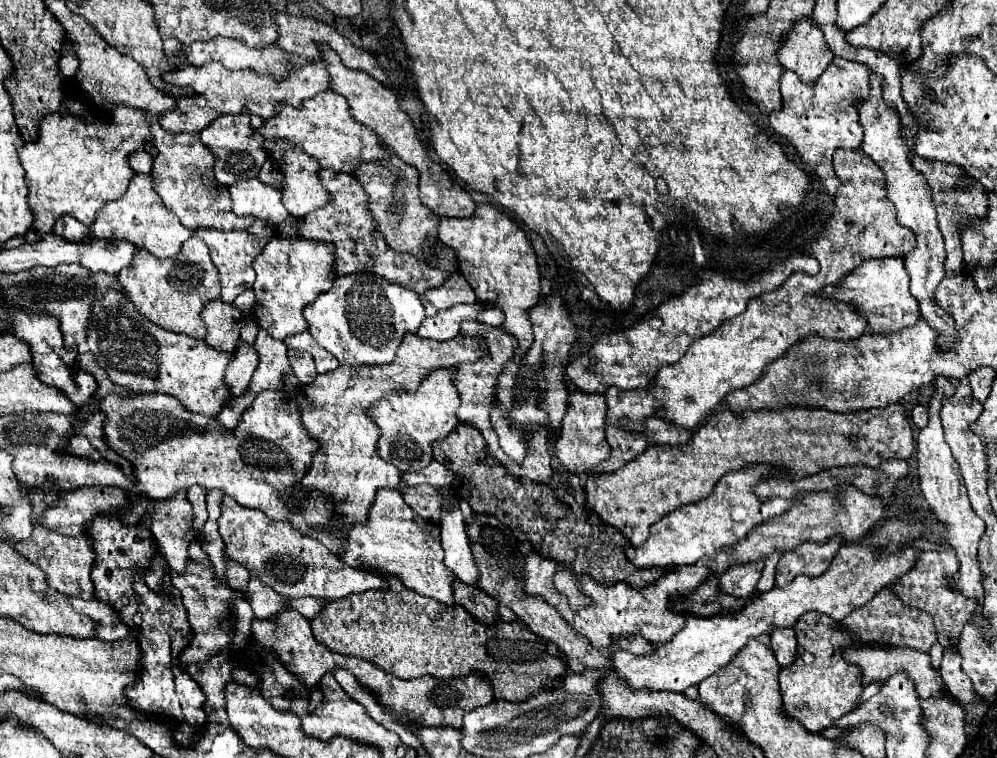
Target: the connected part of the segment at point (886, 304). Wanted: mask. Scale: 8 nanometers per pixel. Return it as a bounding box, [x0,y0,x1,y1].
[820,257,920,333]

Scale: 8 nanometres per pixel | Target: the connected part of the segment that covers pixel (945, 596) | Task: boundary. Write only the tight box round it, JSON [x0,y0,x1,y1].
[892,539,978,647]

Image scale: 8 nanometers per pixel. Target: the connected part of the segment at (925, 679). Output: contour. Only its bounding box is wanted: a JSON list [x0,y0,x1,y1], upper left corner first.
[844,647,956,699]

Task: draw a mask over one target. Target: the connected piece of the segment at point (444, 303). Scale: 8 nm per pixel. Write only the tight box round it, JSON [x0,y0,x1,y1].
[426,273,477,311]

